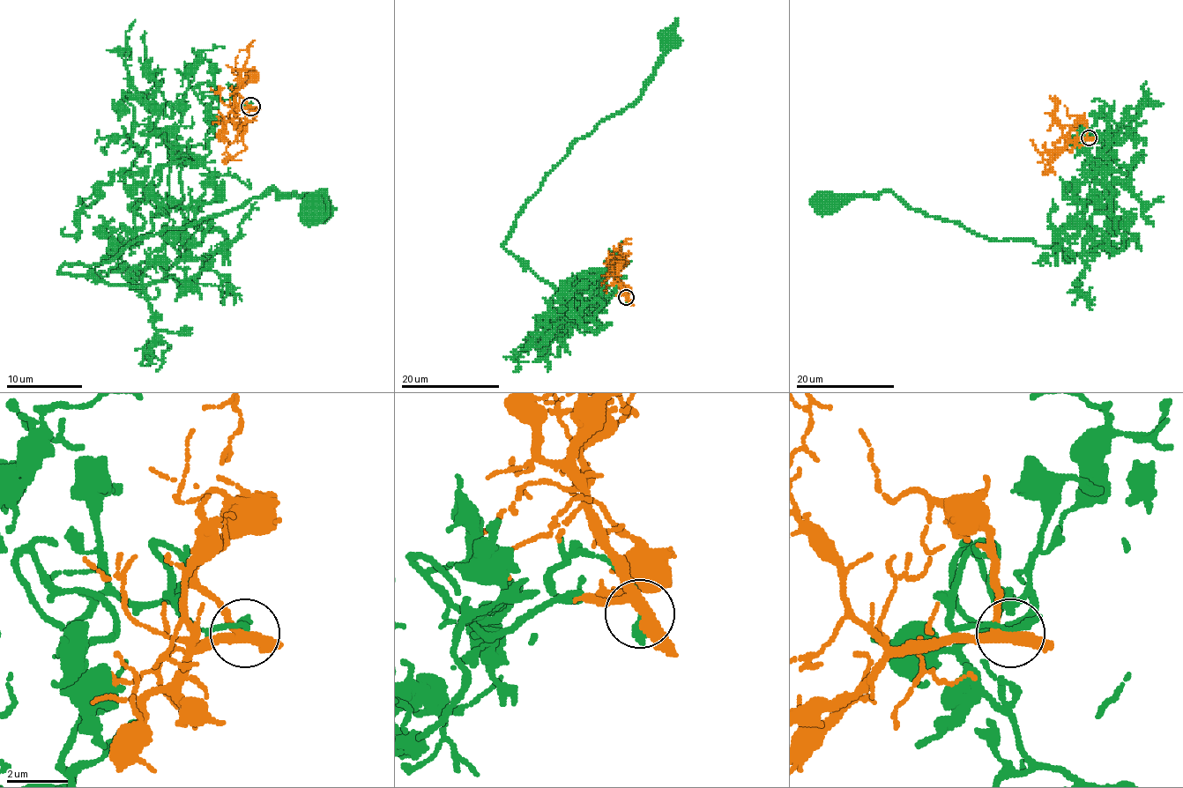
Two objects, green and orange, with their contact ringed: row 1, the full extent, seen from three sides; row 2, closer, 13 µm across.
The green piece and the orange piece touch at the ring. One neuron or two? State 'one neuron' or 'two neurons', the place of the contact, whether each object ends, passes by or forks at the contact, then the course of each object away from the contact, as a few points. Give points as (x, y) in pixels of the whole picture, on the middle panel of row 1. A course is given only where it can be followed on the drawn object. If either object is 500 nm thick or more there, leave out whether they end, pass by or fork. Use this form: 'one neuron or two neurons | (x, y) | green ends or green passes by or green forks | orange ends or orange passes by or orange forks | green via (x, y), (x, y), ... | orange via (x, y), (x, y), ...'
two neurons | (626, 297) | green ends | orange forks | green via (627, 297), (596, 298), (597, 280), (567, 298), (502, 246), (543, 178), (639, 97), (670, 42) | orange via (627, 297), (615, 272), (619, 248), (624, 241), (630, 240)

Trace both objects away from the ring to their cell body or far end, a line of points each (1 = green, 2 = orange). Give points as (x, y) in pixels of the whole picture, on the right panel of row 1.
1: (1089, 138), (1083, 123), (1089, 157), (1072, 192), (1089, 233), (1082, 252), (992, 240), (889, 189), (834, 199)
2: (1089, 138), (1079, 138), (1064, 147), (1039, 153), (1031, 139)

